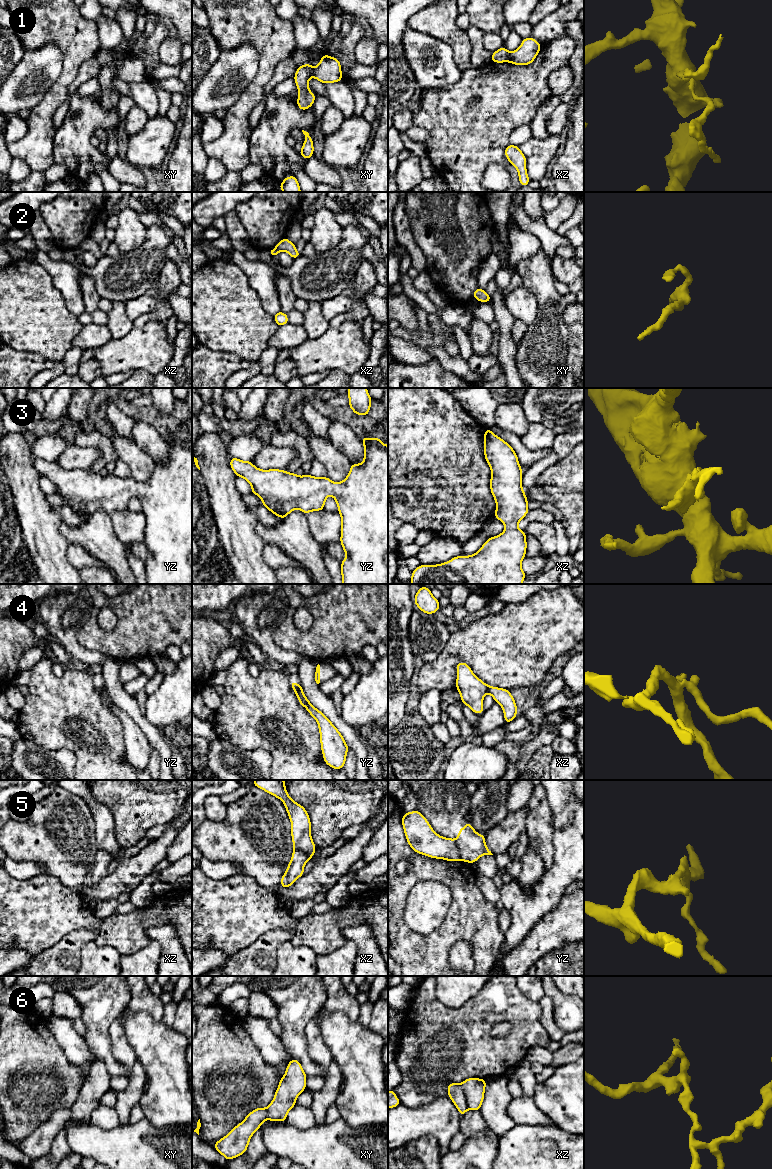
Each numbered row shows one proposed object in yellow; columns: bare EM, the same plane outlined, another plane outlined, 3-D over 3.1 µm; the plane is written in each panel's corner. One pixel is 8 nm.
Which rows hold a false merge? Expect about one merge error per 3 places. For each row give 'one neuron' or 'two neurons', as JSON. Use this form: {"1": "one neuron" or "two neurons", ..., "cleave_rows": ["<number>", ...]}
{"1": "two neurons", "2": "one neuron", "3": "one neuron", "4": "two neurons", "5": "two neurons", "6": "two neurons", "cleave_rows": ["1", "4", "5", "6"]}

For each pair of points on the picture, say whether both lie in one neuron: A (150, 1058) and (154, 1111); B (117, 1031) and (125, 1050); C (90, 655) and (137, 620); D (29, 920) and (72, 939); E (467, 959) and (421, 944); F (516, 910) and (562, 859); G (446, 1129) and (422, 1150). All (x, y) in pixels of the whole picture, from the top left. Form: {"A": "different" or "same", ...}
{"A": "same", "B": "same", "C": "different", "D": "different", "E": "different", "F": "same", "G": "different"}

